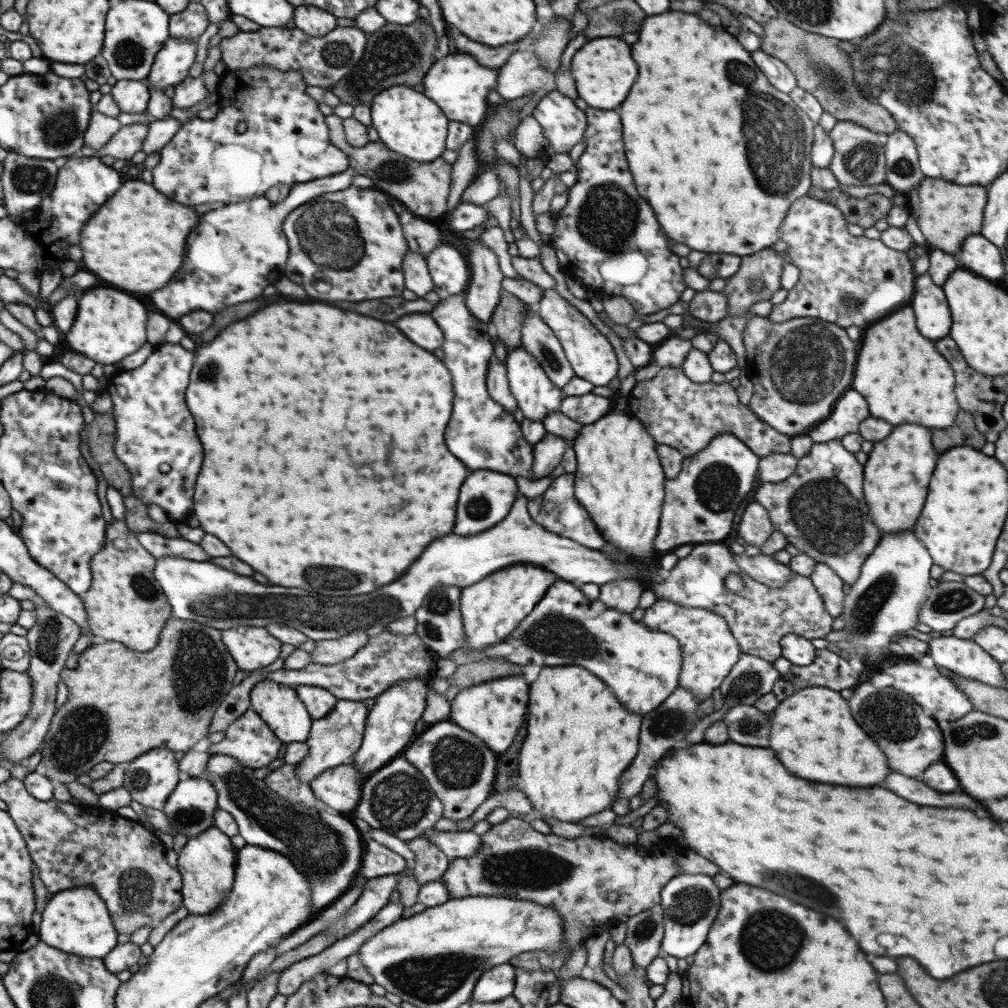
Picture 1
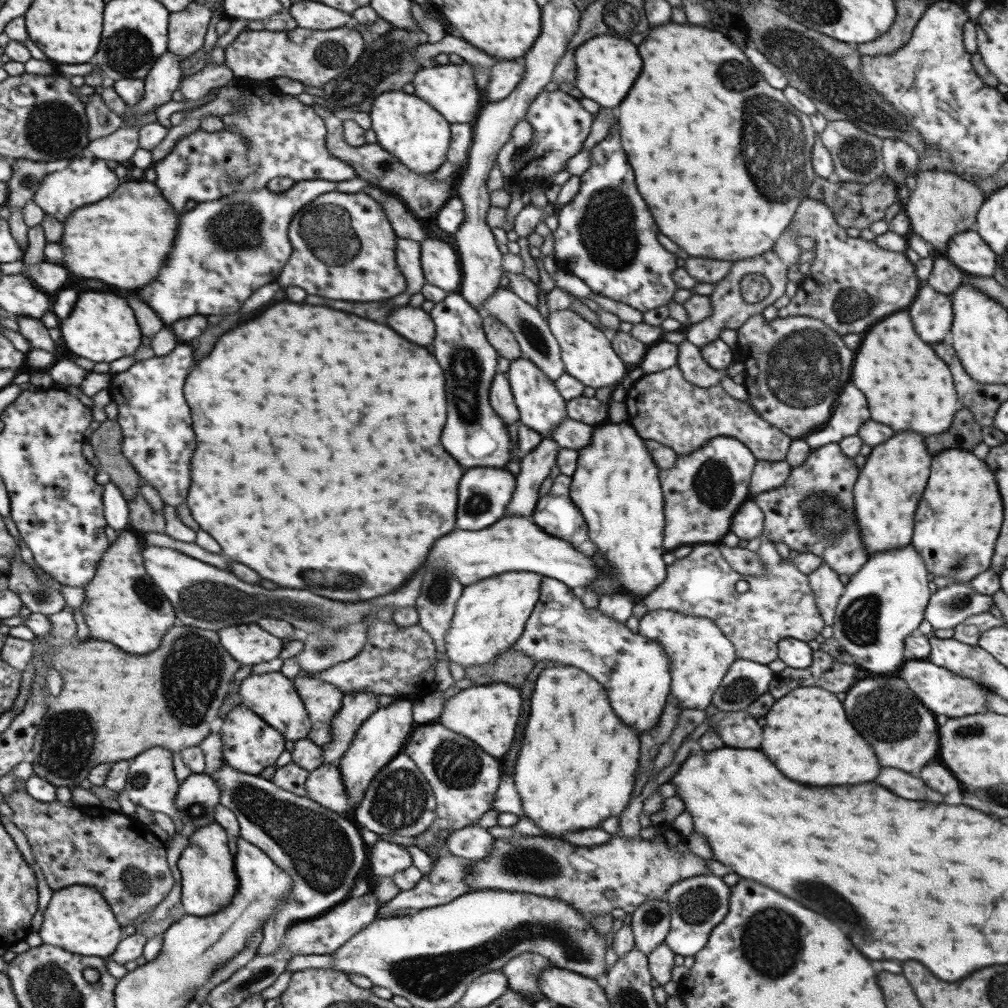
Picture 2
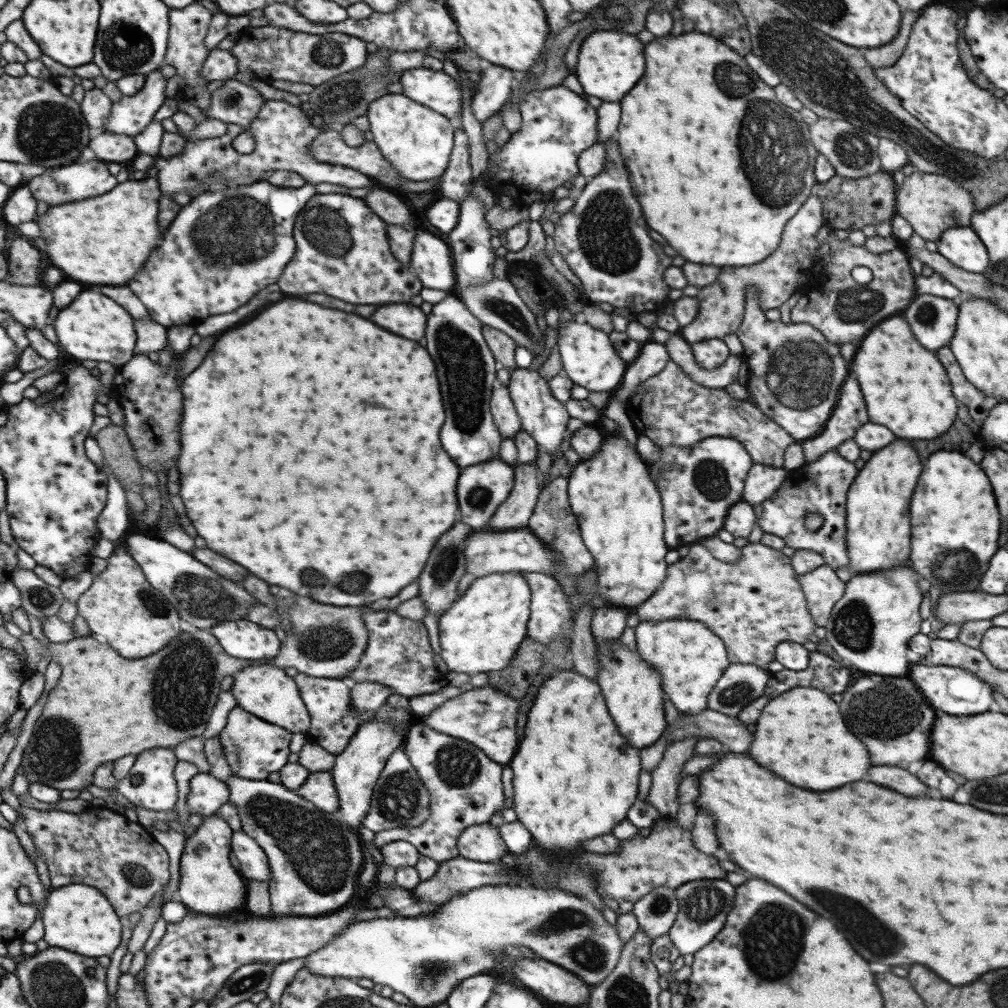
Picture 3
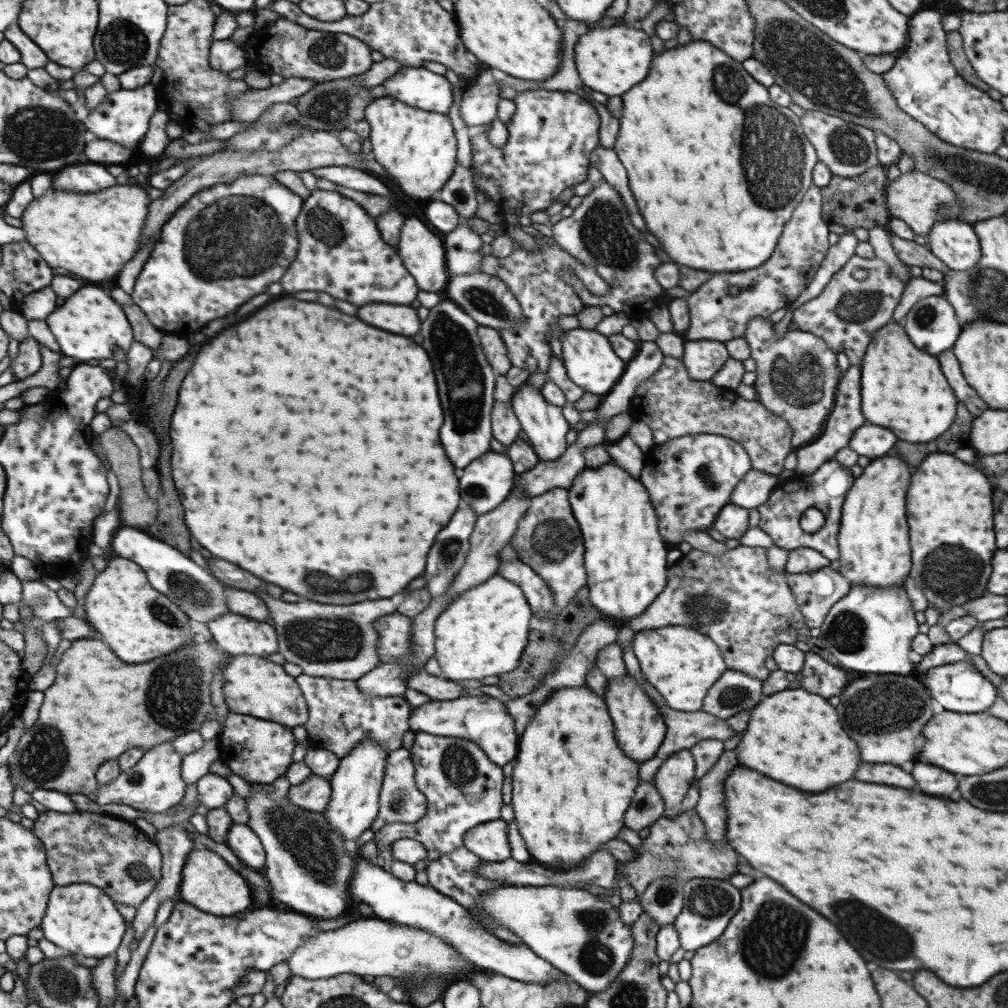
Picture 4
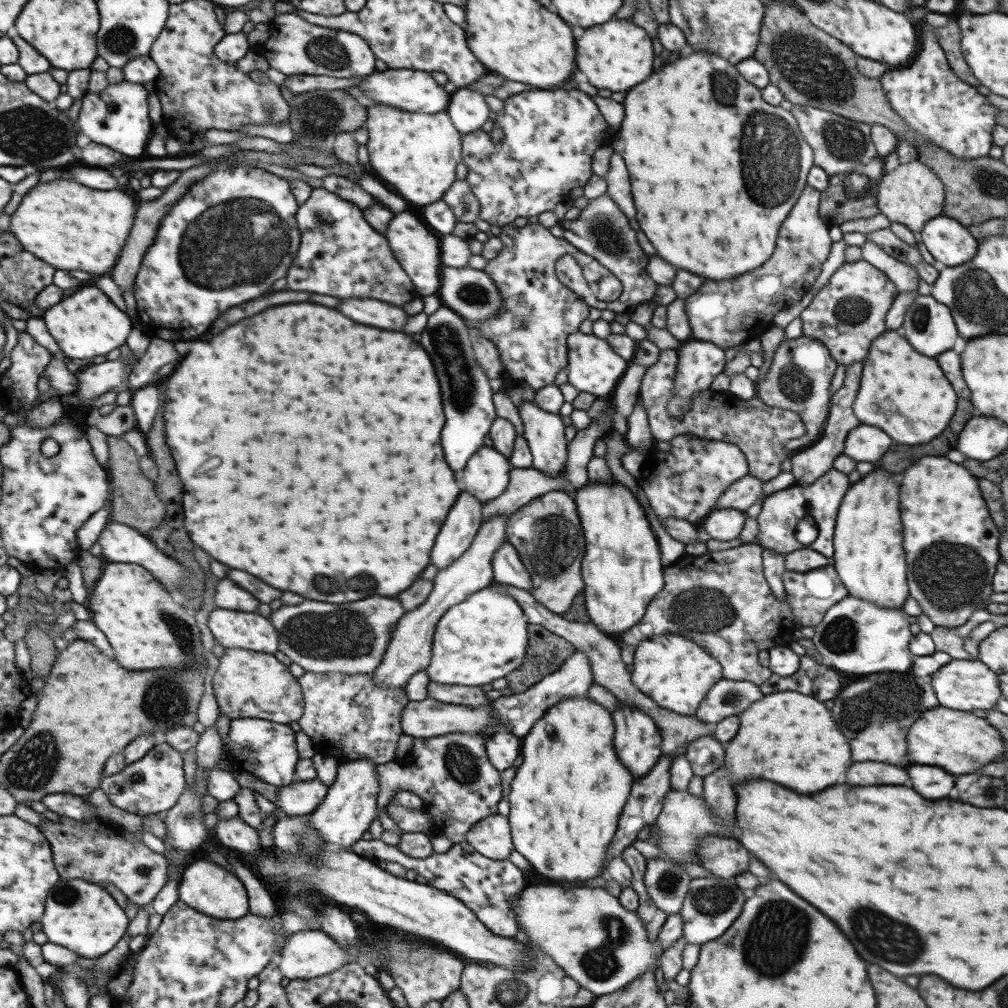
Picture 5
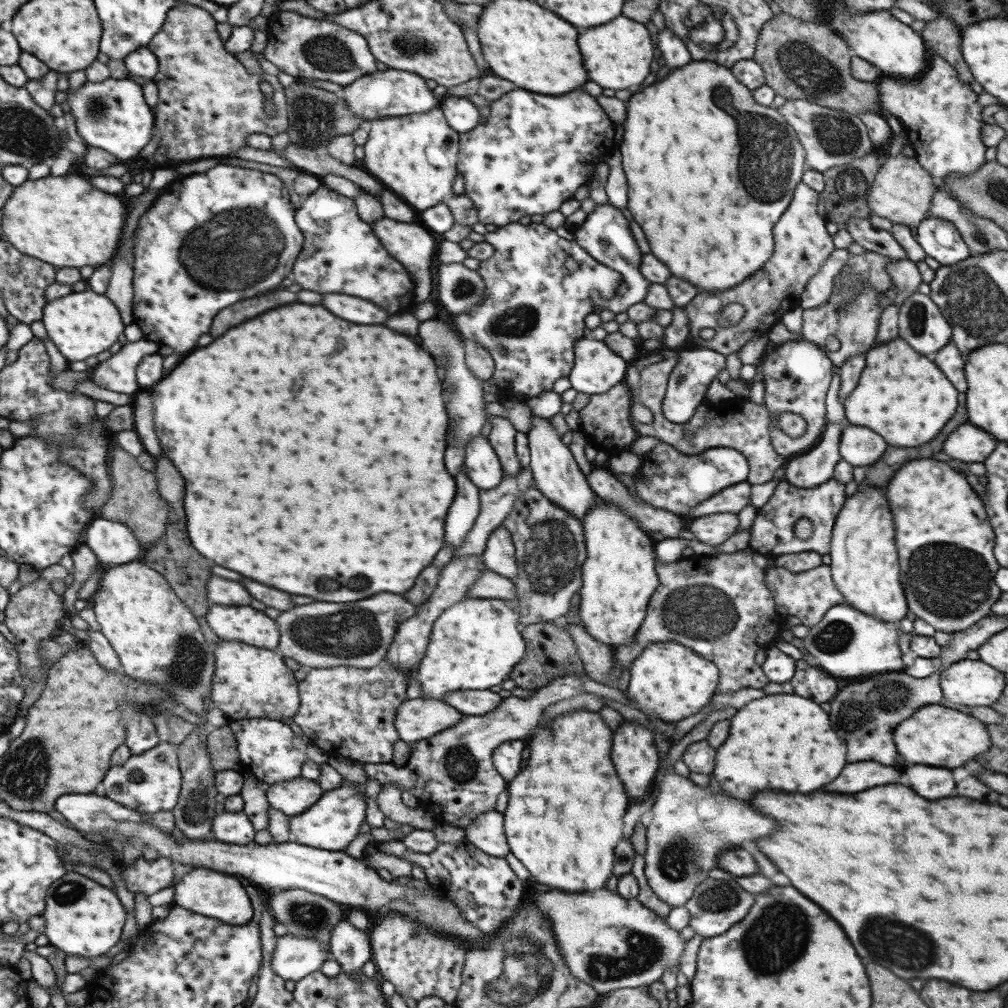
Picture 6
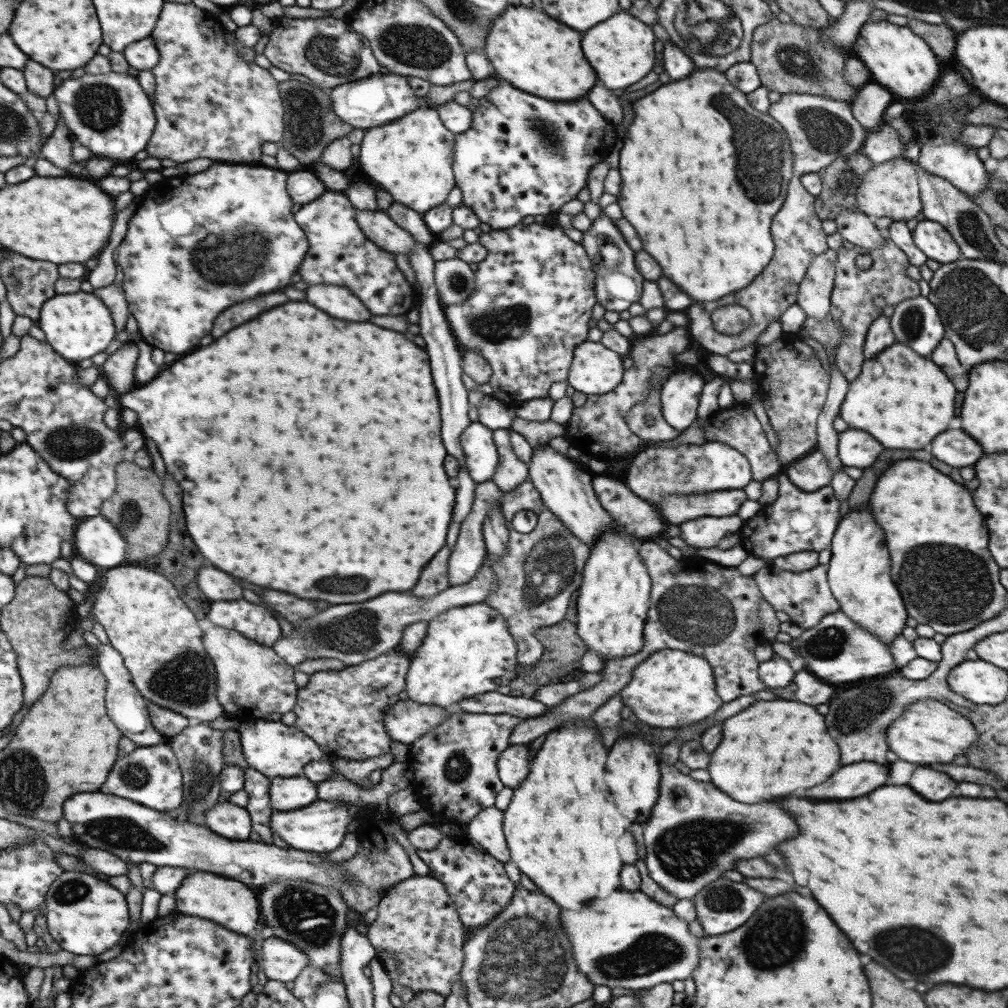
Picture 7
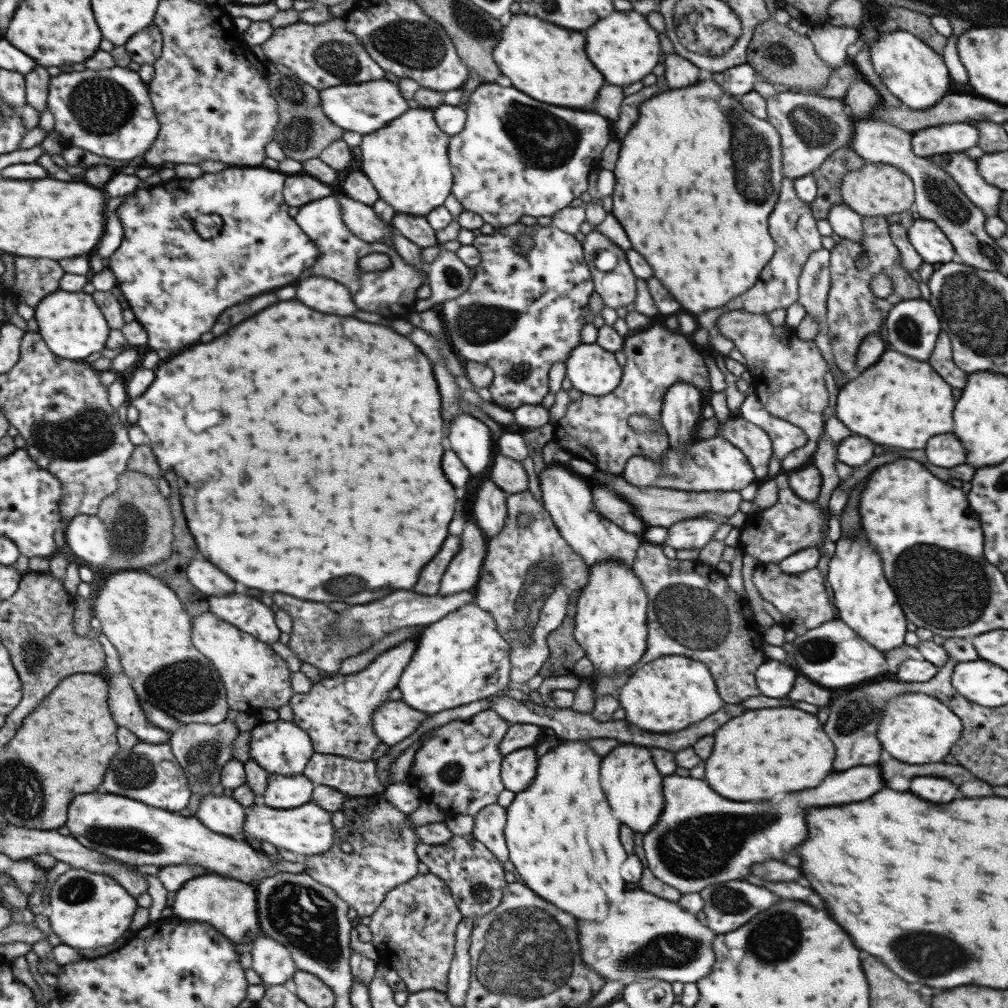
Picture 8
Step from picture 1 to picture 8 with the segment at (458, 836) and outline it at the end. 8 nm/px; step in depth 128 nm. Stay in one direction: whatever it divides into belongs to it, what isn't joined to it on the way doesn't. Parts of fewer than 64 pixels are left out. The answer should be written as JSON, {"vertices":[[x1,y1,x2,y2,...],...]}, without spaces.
{"vertices":[[496,802,481,808,473,816,472,835,483,843,499,863,508,859,508,850,504,841,506,808]]}

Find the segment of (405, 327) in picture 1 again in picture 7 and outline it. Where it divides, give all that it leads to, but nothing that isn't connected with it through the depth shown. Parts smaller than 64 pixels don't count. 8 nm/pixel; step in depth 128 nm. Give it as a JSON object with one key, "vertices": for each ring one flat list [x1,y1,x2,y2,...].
{"vertices":[[325,284,307,286,305,302,327,312,333,318,369,320,371,316,347,288,339,288,339,286,329,286,329,284,327,286]]}

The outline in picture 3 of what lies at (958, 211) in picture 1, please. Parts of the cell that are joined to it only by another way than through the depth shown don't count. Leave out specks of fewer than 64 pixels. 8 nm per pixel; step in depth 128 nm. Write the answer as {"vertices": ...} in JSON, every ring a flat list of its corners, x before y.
{"vertices":[[914,170,895,190,895,214,904,218,912,232,924,241,936,243,940,232,947,227,970,226,970,216,974,211,973,200,965,188,961,188,955,180,934,173]]}

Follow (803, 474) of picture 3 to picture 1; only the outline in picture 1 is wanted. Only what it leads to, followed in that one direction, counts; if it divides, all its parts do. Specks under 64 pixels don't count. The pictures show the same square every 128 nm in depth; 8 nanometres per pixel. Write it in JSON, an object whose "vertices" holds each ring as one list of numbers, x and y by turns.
{"vertices":[[840,440,812,443,809,452,797,459,795,470,785,480,761,484,753,494,753,500,768,512,773,531,781,532,786,544,791,544,812,558,826,564,839,579,852,586,858,579,861,565,880,539,879,530,871,522,869,510,861,496,861,464,841,448]]}

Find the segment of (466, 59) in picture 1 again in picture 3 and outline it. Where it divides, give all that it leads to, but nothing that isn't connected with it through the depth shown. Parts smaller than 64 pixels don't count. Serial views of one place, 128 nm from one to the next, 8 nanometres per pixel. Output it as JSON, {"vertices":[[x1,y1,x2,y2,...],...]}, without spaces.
{"vertices":[[424,67,404,70,398,80,401,95,449,120,460,116,460,87,449,74]]}

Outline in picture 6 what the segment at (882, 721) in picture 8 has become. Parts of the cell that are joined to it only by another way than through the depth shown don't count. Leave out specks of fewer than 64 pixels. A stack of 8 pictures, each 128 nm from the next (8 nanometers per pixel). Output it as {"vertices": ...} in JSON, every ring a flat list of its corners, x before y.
{"vertices":[[930,704,917,708,907,720,897,724,893,730,893,744,905,762,955,768,977,754,986,754,991,740,986,724,978,718,951,710,944,704]]}

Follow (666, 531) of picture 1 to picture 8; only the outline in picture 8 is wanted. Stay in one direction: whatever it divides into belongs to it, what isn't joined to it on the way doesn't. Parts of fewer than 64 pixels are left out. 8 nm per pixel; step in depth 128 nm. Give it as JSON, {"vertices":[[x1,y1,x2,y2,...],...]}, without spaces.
{"vertices":[[722,436,696,440,683,454,668,448,661,462,651,462,645,456,627,459,621,477,635,487,659,487,682,491,735,491,756,482,746,456]]}

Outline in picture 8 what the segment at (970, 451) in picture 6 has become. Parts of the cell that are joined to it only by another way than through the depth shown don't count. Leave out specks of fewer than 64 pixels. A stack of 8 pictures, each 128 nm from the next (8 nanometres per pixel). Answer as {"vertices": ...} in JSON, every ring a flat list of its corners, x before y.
{"vertices":[[943,434,943,436,935,436,935,438,927,440,925,456,931,464,941,466,941,468,951,468,951,466,963,464,963,458,965,458,963,446,951,434]]}

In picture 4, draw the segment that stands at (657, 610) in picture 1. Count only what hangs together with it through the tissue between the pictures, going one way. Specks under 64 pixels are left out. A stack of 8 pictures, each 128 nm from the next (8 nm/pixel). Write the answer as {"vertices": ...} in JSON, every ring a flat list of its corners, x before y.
{"vertices":[[667,626,634,633,632,645,645,680,661,694,665,705,672,710,699,711,707,689,726,669,717,644,704,633,687,626]]}

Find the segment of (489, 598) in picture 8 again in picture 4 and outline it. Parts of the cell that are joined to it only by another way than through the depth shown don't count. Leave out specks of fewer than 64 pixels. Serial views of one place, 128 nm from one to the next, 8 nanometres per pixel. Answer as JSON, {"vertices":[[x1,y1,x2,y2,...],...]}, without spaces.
{"vertices":[[551,488,529,499,529,506,517,521,509,544,517,550,519,559,546,582,555,610,563,609,577,591,586,586,583,566,582,536,577,521,571,513,567,489]]}

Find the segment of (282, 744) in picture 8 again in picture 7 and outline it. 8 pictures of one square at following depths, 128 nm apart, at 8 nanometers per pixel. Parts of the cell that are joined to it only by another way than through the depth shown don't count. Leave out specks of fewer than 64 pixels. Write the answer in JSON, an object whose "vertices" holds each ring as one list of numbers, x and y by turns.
{"vertices":[[254,719,241,722,237,727,239,744,245,762,249,767,272,779,273,777,294,777,301,775,302,768,311,760,326,757,321,748,303,732,292,726,285,726,281,721,273,722,266,719]]}

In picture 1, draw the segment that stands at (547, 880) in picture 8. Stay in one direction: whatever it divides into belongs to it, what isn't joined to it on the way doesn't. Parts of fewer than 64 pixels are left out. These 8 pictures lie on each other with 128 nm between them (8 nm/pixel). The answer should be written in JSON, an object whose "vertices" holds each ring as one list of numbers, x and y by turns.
{"vertices":[[552,666,541,667,537,675,537,680,531,682,529,686,529,718,527,718,527,734,525,734,525,740,523,740,523,746,521,746,521,752,519,752,518,758,518,784,521,788,521,792,525,795,525,798,531,802,531,808,537,810,542,816,542,820,550,821,552,819,559,820,561,823,573,823,578,820,583,820,591,814,597,814,605,808,611,808,611,804,617,800,617,776,621,776,621,772,631,764,633,756,637,754,637,736,639,736,639,716,637,714,629,714,611,694,611,690,601,682,597,680,595,676,591,676,587,669,580,666]]}

